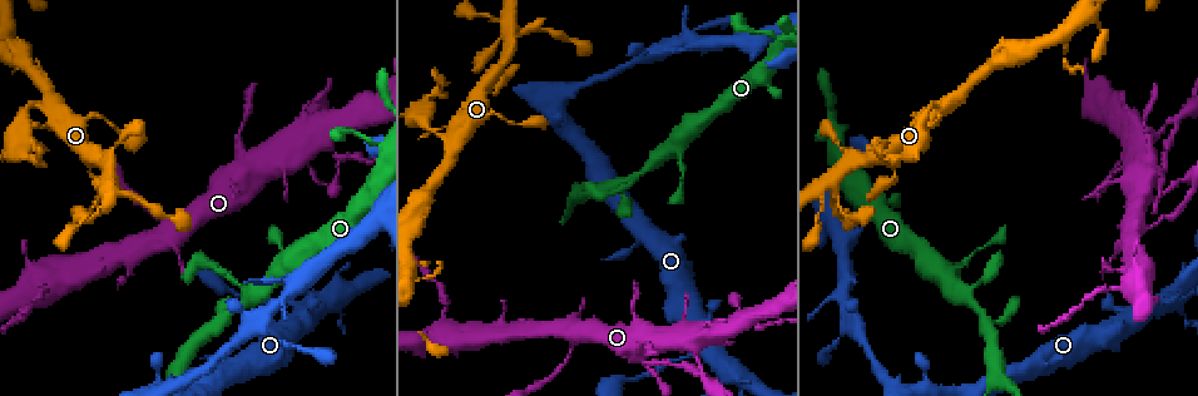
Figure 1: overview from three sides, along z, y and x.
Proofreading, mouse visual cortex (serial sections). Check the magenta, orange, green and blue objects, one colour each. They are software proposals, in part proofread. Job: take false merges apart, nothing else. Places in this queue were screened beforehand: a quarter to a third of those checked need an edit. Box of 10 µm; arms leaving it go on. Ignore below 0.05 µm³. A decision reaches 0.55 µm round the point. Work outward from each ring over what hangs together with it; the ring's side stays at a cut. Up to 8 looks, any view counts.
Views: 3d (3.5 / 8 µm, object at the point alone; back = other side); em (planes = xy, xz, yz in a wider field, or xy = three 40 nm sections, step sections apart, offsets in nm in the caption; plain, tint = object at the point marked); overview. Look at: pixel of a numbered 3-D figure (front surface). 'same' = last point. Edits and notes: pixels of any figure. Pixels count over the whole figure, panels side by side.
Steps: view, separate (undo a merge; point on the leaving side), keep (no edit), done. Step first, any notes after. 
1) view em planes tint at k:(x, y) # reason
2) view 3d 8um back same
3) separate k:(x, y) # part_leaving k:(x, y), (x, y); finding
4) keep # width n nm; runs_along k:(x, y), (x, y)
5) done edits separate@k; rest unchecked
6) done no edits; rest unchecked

view 3d 3.5um back at 1:(651, 165) # three-way junction

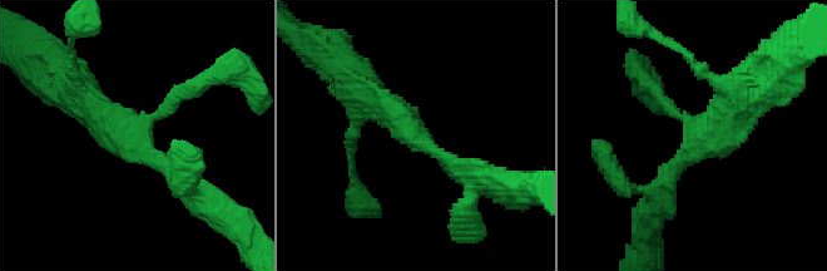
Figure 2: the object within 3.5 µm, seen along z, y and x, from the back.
keep # arms 3; runs_along 2:(83, 94), (117, 129), (194, 191); all the same cell

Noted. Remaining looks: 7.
view 3d 3.5um at 1:(328, 146) # three-way junction

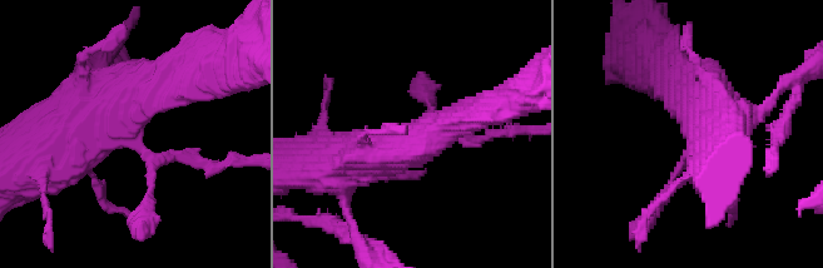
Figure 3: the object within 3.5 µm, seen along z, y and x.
view em planes tint at 3:(123, 133) # shape alone is not enough

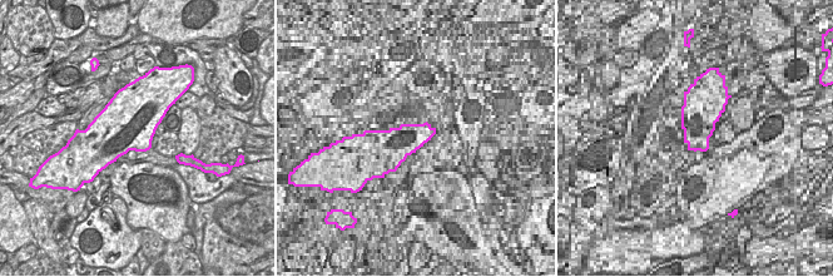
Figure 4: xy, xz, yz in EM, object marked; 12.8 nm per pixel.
keep # runs_along 3:(60, 130), (99, 110), (153, 157), (149, 199); one cell here

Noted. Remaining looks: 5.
view 3d 3.5um at 1:(572, 340) # small branch off a trunk

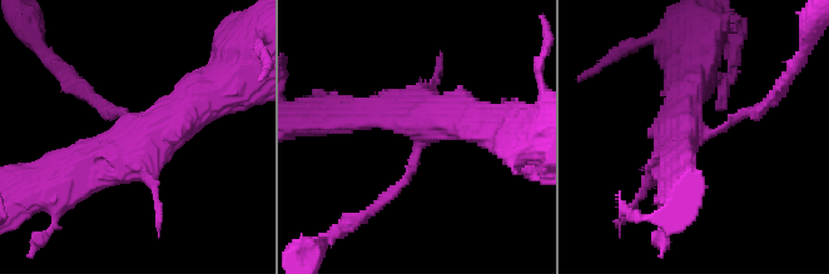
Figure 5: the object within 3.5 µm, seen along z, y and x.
view em xy step 5 tint at 5:(699, 133) # shape alone is not enough

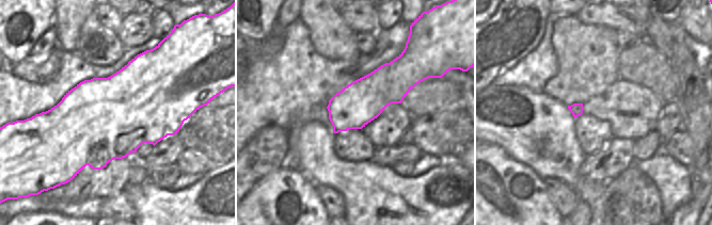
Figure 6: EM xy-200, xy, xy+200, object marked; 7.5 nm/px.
keep # width 320 nm; runs_along 5:(216, 96), (104, 169), (69, 173); one cell here

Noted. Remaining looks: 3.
done no edits; rest unchecked

